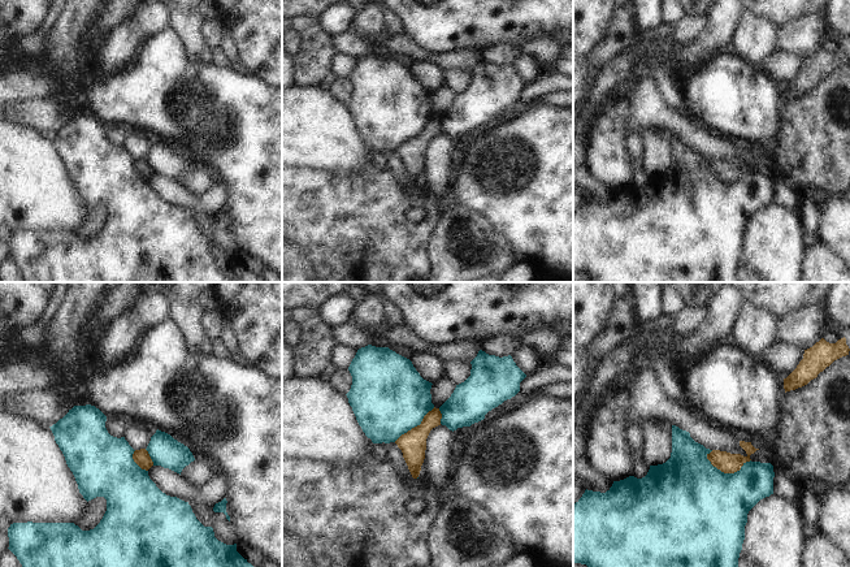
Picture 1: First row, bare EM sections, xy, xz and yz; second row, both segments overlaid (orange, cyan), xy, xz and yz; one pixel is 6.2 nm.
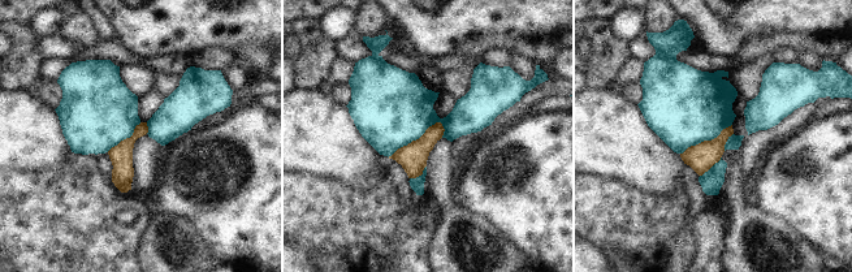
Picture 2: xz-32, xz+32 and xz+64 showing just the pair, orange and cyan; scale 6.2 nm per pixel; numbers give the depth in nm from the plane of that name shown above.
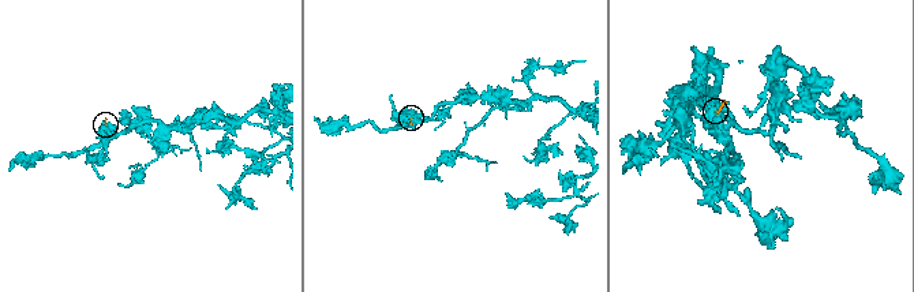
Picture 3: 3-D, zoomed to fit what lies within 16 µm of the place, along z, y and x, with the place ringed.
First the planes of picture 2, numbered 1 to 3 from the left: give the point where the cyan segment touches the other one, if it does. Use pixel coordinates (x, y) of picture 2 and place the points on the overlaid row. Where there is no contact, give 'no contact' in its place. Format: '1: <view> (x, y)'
1: xz-32 (126, 138)
2: xz+32 (416, 139)
3: xz+64 (705, 141)

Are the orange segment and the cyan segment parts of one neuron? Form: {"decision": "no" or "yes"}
{"decision": "no"}

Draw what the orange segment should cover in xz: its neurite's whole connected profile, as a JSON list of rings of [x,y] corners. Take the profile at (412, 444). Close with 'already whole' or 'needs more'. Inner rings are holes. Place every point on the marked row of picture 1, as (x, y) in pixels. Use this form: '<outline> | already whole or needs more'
[[[434,407],[424,416],[420,425],[402,434],[395,441],[413,479],[419,477],[425,459],[426,438],[433,428],[441,425],[441,419],[439,408]]] | already whole

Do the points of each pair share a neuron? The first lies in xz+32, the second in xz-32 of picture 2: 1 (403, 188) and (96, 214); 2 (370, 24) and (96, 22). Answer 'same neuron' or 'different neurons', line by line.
1: different neurons
2: different neurons

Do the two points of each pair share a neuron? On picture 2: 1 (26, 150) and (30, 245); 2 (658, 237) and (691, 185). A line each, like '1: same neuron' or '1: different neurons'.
1: different neurons
2: different neurons

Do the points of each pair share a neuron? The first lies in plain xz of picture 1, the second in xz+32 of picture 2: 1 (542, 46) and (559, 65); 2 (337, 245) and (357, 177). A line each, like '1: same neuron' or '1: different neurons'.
1: different neurons
2: different neurons

